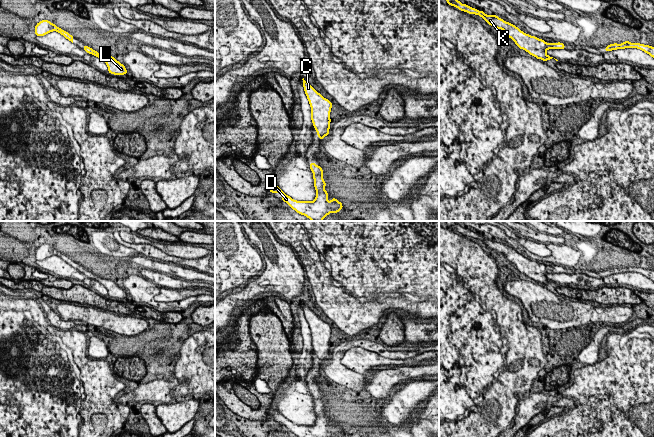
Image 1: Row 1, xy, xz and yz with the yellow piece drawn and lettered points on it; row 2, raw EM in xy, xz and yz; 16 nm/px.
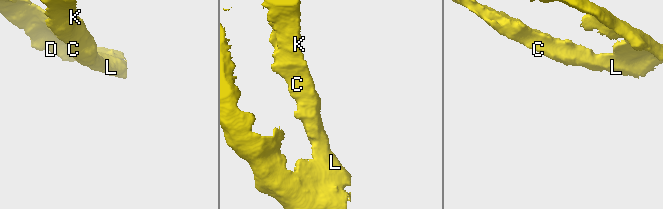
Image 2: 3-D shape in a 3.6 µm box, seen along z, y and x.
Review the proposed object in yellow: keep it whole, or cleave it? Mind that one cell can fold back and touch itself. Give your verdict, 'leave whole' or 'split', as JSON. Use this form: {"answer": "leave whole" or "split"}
{"answer": "leave whole"}

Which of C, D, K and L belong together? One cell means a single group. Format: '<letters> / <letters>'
C D K L

